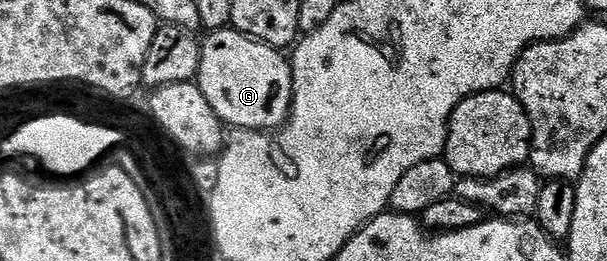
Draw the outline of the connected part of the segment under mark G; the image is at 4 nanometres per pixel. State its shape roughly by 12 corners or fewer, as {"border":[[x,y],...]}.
{"border":[[233,27],[201,42],[196,83],[235,130],[281,129],[292,71]]}

